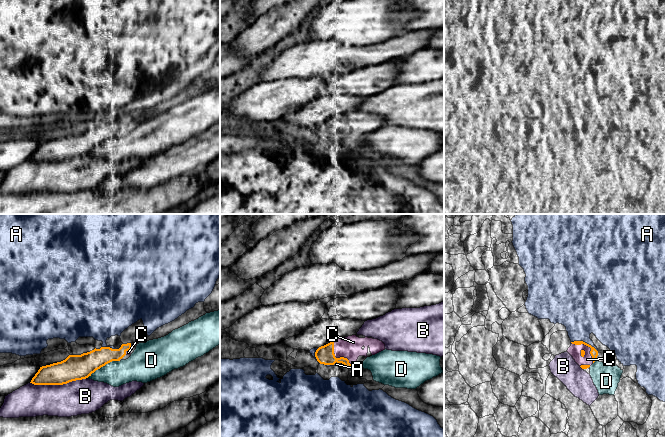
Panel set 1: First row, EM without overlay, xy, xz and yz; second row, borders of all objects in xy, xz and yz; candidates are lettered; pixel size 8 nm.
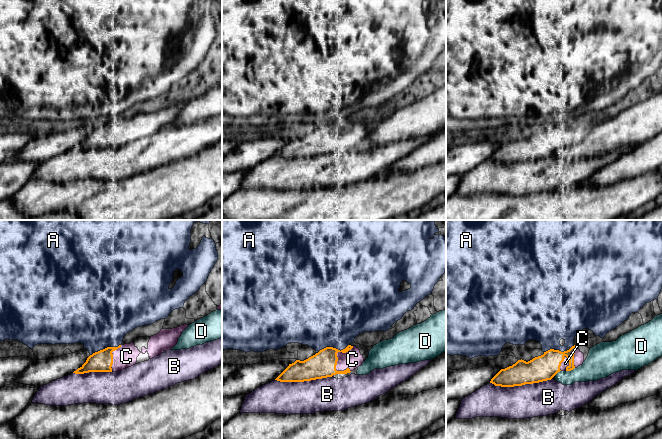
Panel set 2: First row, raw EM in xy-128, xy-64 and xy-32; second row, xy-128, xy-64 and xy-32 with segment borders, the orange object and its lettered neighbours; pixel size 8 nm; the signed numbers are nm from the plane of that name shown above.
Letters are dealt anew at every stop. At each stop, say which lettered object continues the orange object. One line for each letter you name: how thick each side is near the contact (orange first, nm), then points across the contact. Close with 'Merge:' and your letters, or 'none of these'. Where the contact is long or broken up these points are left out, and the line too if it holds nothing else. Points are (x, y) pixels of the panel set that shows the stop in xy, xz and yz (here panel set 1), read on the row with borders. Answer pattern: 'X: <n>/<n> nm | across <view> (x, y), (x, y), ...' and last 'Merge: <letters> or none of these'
C: 150/180 nm | across xz (325, 355), (337, 358), (350, 347)
Merge: C

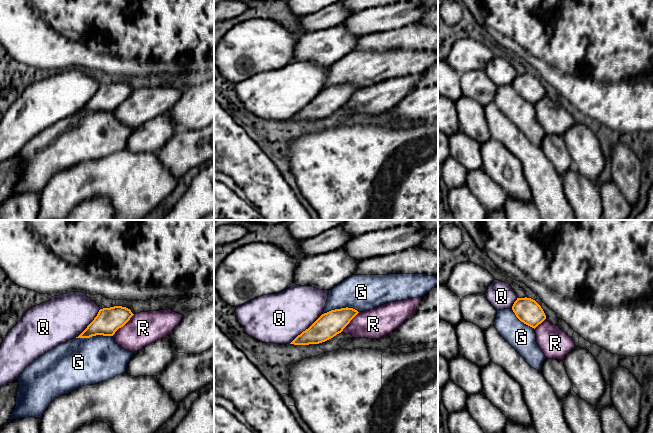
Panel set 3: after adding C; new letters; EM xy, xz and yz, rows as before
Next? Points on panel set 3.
Merge: none of these

